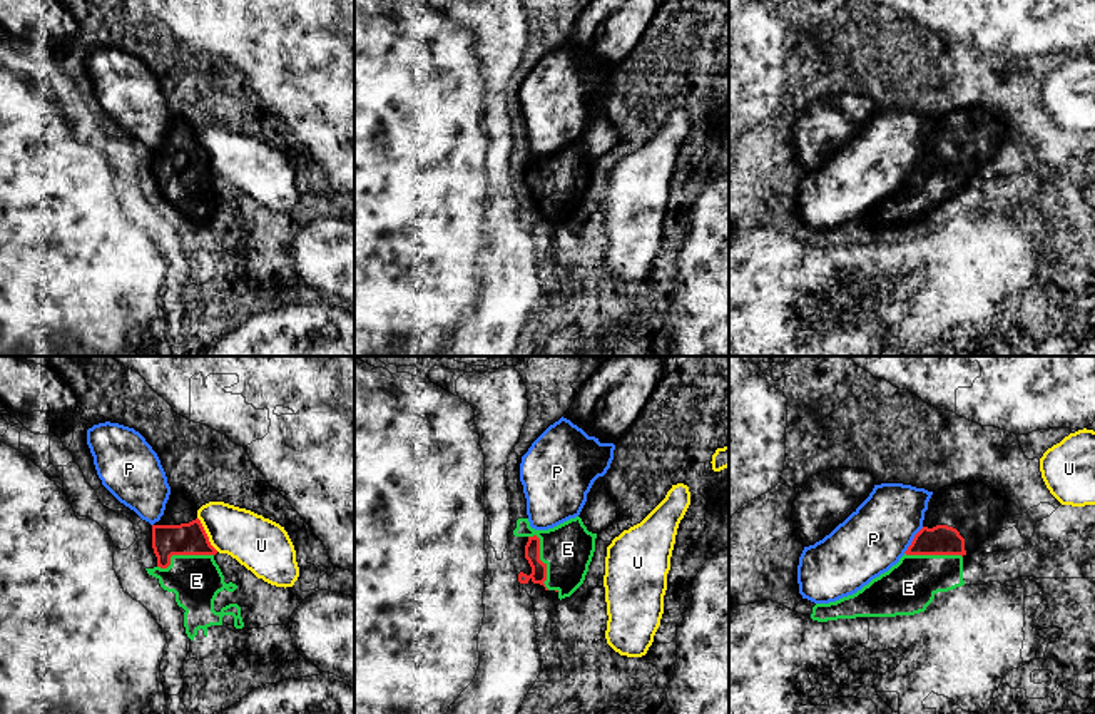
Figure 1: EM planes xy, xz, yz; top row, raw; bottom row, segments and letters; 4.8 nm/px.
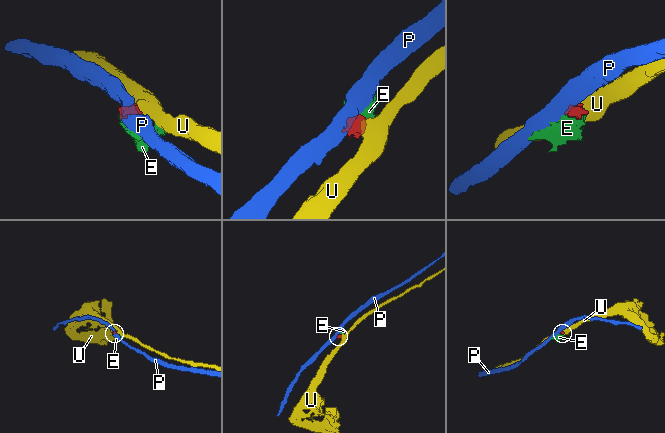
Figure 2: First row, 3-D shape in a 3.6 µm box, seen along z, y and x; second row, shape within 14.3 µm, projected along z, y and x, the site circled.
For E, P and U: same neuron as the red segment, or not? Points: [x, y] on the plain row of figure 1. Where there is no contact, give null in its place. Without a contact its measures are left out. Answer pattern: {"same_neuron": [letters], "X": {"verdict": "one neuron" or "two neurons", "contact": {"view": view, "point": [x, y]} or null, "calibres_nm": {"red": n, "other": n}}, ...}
{"same_neuron": ["E"], "E": {"verdict": "one neuron", "contact": {"view": "xz", "point": [542, 188]}, "calibres_nm": {"red": 80, "other": 260}}, "P": {"verdict": "two neurons", "contact": {"view": "yz", "point": [913, 166]}, "calibres_nm": {"red": 140, "other": 320}}, "U": {"verdict": "two neurons", "contact": {"view": "xy", "point": [206, 159]}, "calibres_nm": {"red": 160, "other": 260}}}

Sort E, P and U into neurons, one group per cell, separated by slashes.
E / P / U

